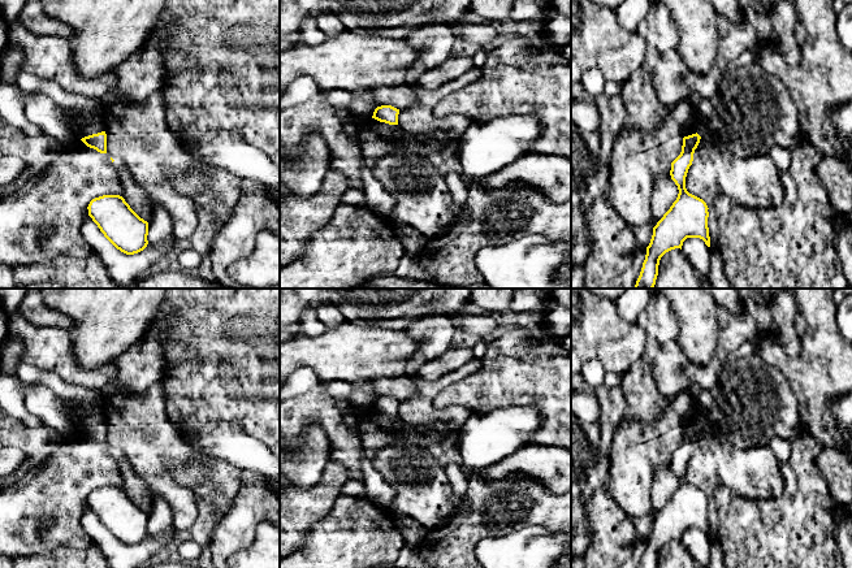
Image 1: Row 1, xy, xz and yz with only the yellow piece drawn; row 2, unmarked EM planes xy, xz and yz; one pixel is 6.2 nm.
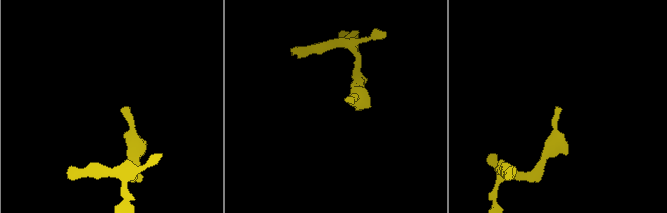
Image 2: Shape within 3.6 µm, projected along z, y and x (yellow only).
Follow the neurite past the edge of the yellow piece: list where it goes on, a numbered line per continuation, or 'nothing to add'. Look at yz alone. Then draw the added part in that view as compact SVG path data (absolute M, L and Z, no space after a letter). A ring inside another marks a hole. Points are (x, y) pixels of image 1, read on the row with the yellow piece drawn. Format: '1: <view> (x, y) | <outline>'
nothing to add

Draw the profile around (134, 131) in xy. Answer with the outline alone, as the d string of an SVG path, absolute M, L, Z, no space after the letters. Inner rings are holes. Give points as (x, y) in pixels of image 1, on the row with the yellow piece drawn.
M163 90L151 95L140 104L114 104L103 116L107 134L107 153L121 161L134 181L146 191L151 203L166 209L173 220L176 242L187 239L198 225L198 211L193 198L182 195L173 187L176 172L186 173L193 168L182 149L178 135L168 127L166 105Z

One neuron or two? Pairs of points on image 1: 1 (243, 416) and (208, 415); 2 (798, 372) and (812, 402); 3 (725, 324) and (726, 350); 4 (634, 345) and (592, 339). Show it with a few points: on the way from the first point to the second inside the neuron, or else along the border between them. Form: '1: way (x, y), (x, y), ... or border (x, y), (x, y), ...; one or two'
1: way (234, 413), (217, 413); one
2: way (805, 380), (812, 386), (812, 394); one
3: way (725, 330), (725, 343); one
4: way (623, 345), (602, 339); one

